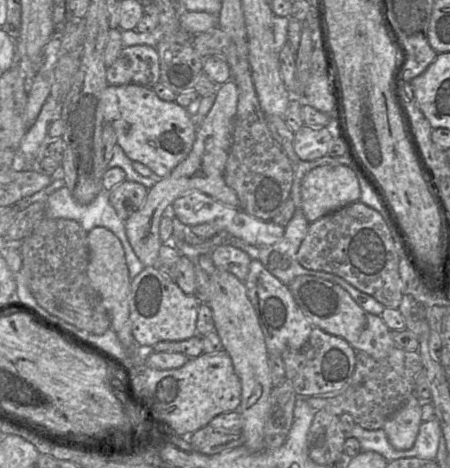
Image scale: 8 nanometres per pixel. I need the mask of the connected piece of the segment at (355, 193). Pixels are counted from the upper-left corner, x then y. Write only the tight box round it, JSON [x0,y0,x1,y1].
[301,165,359,223]

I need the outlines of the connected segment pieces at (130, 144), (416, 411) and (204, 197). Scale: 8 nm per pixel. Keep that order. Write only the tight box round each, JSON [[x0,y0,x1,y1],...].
[[102,84,197,178],[382,396,422,450],[172,190,284,245]]

